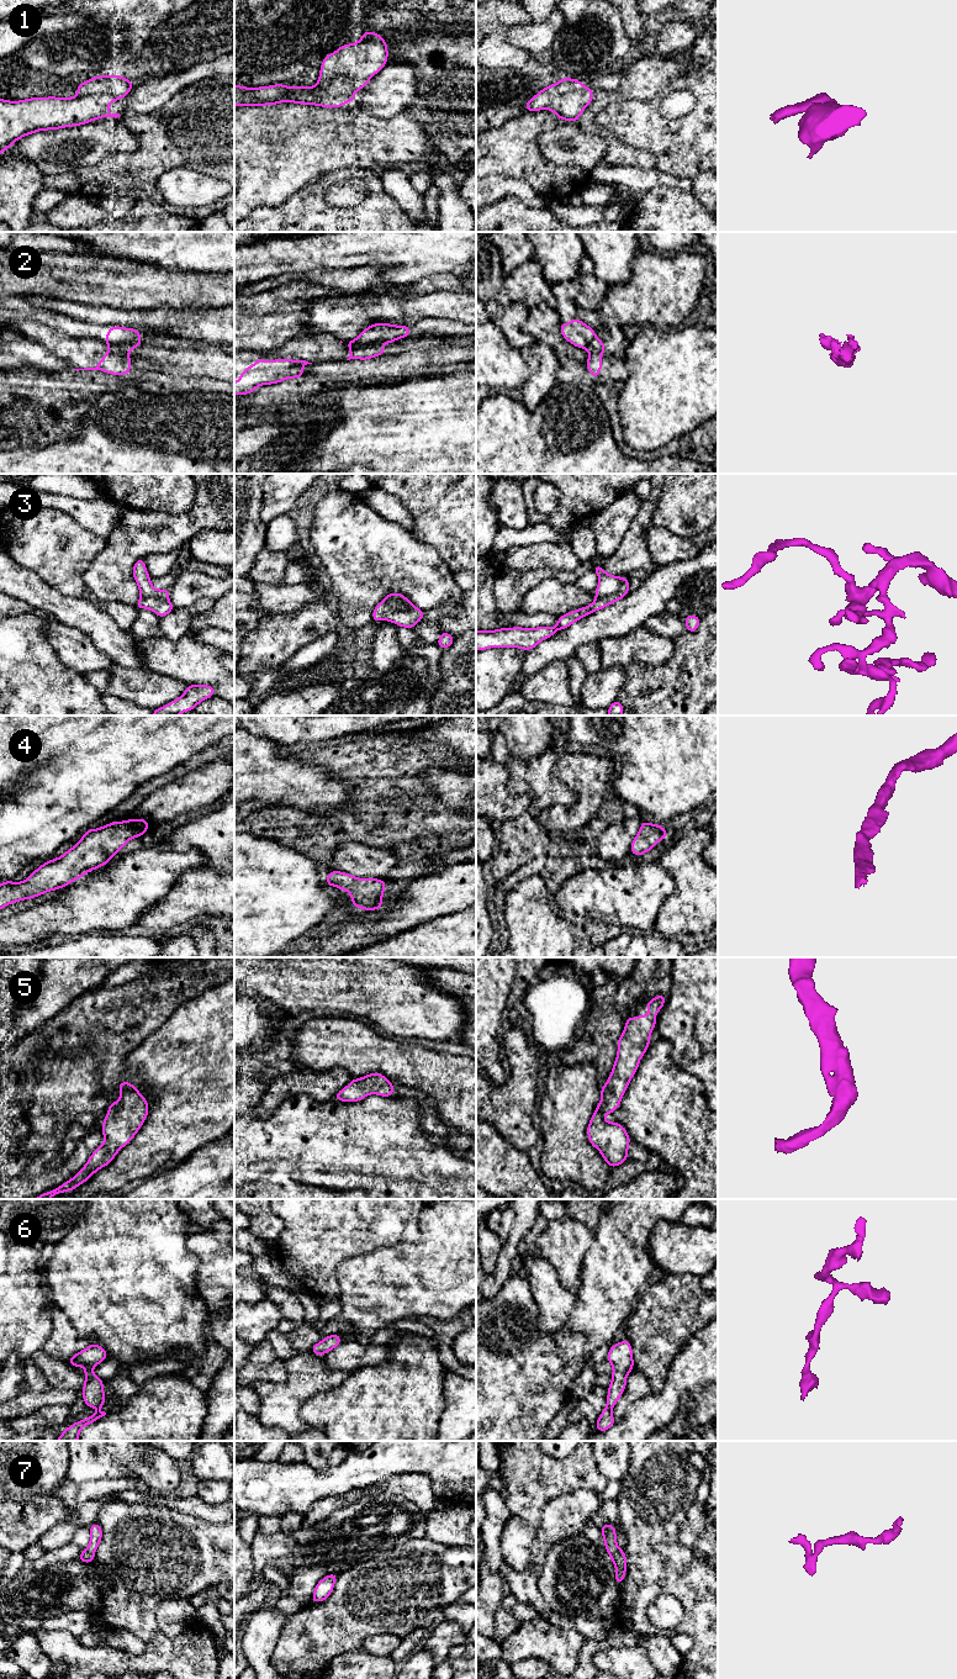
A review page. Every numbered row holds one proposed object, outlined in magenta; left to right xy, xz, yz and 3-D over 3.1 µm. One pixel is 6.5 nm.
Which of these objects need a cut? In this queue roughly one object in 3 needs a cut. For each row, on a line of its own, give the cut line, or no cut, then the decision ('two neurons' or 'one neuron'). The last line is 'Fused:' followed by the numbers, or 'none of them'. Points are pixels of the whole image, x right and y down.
1: cut in xz along (317, 84), (322, 89), (328, 82), (347, 77), (359, 89); two neurons
2: cut in xy along (138, 339), (109, 344); two neurons
3: cut in yz along (622, 577), (622, 585), (616, 592), (597, 597); two neurons
4: no cut; one neuron
5: no cut; one neuron
6: no cut; one neuron
7: no cut; one neuron
Fused: 1, 2, 3

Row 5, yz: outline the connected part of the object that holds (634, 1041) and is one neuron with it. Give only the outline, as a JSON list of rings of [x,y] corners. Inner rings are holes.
[[[659,994],[650,999],[645,1008],[650,1015],[628,1017],[623,1034],[618,1040],[618,1052],[607,1083],[601,1088],[601,1102],[593,1112],[587,1126],[589,1144],[596,1147],[610,1168],[628,1160],[630,1137],[618,1123],[608,1123],[604,1115],[614,1113],[639,1068],[639,1062],[650,1046],[650,1035],[656,1025],[656,1014],[665,1005],[666,997]]]

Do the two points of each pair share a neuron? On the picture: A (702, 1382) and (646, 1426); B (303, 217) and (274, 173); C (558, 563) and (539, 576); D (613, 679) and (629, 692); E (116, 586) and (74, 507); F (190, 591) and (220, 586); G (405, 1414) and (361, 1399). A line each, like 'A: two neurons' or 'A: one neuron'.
A: one neuron
B: two neurons
C: two neurons
D: two neurons
E: two neurons
F: one neuron
G: one neuron

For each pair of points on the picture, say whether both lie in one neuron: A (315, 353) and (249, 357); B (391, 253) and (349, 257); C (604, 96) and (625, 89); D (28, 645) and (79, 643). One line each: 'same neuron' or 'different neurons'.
A: same neuron
B: same neuron
C: same neuron
D: different neurons

